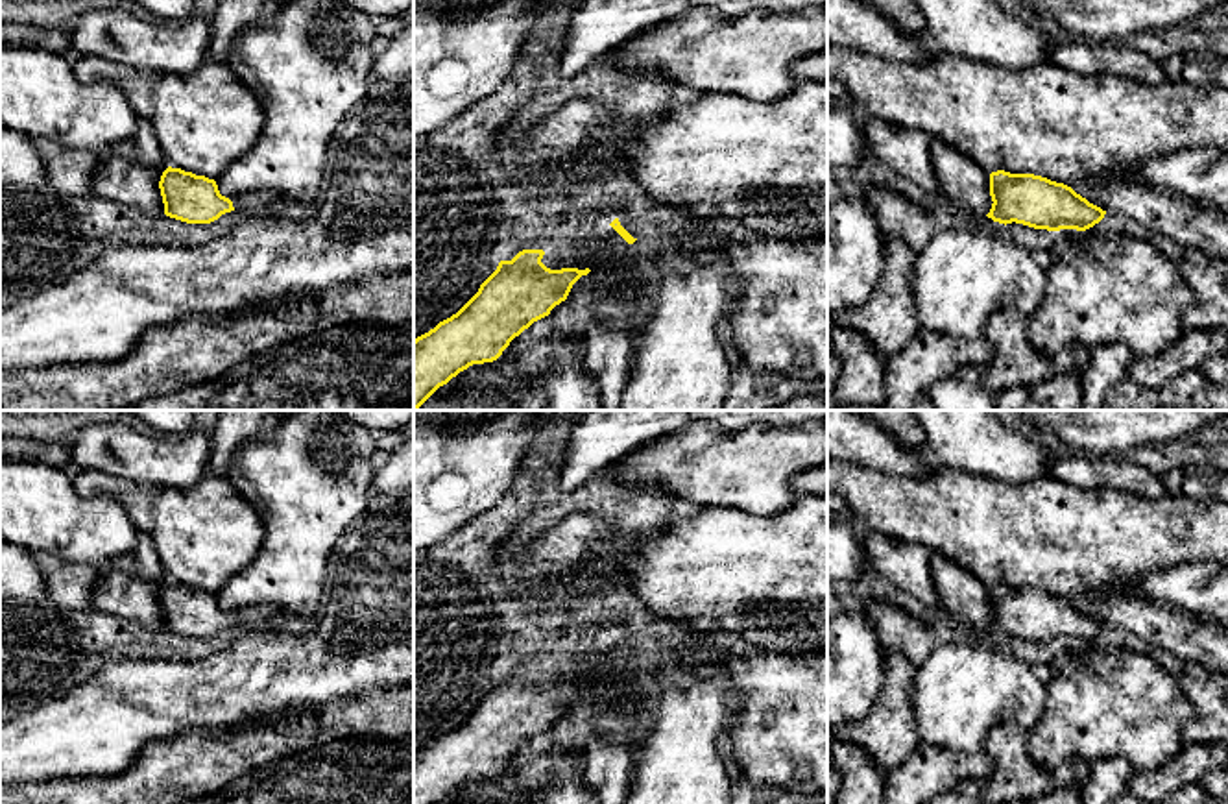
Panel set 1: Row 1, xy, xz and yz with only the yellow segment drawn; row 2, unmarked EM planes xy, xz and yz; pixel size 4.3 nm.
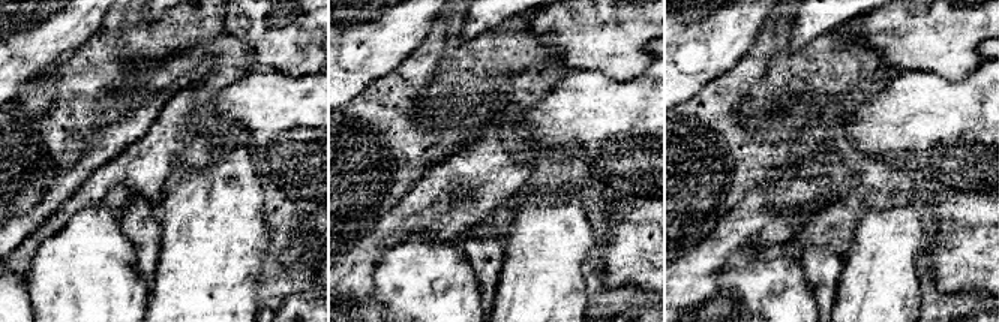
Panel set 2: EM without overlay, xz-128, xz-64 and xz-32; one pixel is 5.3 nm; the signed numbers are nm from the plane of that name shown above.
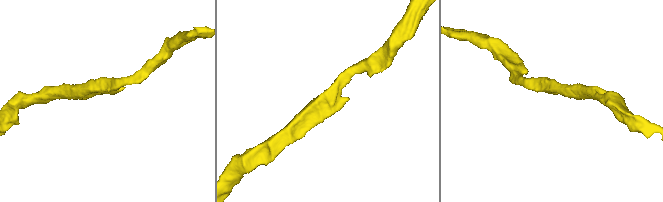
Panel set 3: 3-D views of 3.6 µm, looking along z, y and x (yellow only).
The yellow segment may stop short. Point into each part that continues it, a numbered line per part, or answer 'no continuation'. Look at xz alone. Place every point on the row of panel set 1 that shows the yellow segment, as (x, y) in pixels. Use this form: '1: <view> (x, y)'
no continuation

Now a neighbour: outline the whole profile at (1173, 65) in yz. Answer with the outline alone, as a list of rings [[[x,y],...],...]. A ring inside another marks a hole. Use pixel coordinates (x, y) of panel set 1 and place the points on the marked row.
[[[1176,54],[1160,61],[1167,79],[1173,79],[1173,81],[1184,79],[1186,59],[1187,59],[1186,55]]]

